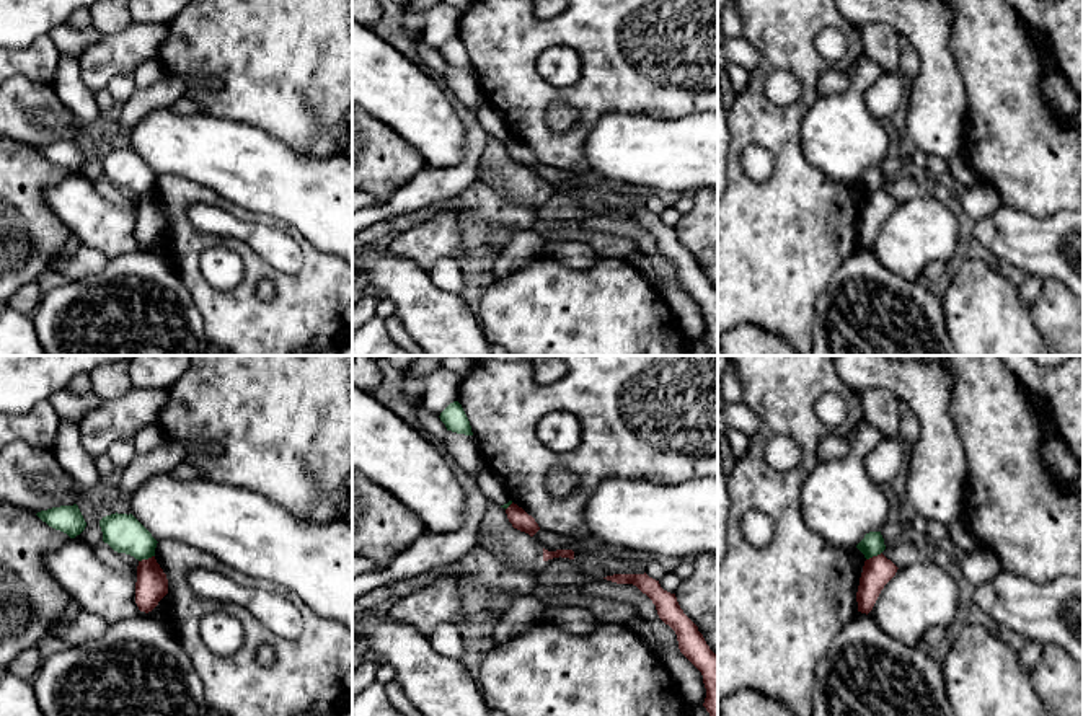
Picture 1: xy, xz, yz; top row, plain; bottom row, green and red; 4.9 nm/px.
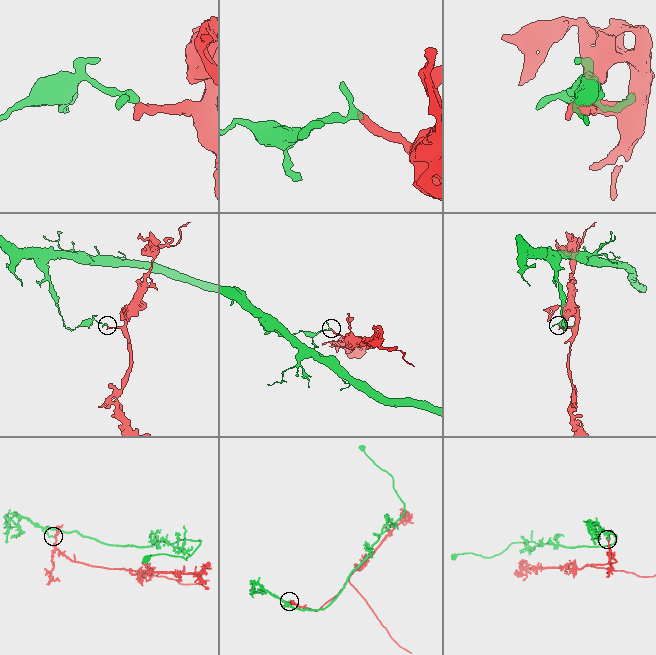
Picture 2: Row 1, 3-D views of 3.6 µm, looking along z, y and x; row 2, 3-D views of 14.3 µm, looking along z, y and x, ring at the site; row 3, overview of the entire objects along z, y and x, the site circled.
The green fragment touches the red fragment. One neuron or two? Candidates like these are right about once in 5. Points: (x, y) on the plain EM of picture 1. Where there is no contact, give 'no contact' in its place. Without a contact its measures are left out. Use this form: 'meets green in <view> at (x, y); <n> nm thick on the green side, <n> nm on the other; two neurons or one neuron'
meets green in xy at (145, 193); 190 nm thick on the green side, 160 nm on the other; two neurons

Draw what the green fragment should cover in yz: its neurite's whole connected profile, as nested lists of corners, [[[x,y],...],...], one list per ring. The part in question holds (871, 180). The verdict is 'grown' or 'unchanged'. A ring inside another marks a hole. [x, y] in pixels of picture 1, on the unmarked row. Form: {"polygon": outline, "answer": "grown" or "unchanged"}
{"polygon": [[[869,166],[856,179],[856,183],[864,189],[866,194],[881,189],[886,184],[884,173],[881,166]]], "answer": "unchanged"}

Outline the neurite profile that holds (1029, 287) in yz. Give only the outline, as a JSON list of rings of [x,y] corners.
[[[1026,274],[1023,282],[1016,287],[1019,297],[1032,307],[1042,287],[1042,279],[1032,274]]]

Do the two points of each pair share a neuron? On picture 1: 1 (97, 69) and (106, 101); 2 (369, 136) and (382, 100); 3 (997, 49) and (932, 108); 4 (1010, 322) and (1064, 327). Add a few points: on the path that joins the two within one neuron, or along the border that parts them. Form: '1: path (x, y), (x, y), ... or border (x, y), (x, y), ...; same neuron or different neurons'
1: border (105, 88), (95, 92); different neurons
2: border (369, 113), (406, 139); different neurons
3: border (948, 44), (964, 88), (966, 116), (963, 119); different neurons
4: border (1029, 307), (1031, 318), (1044, 338); different neurons

